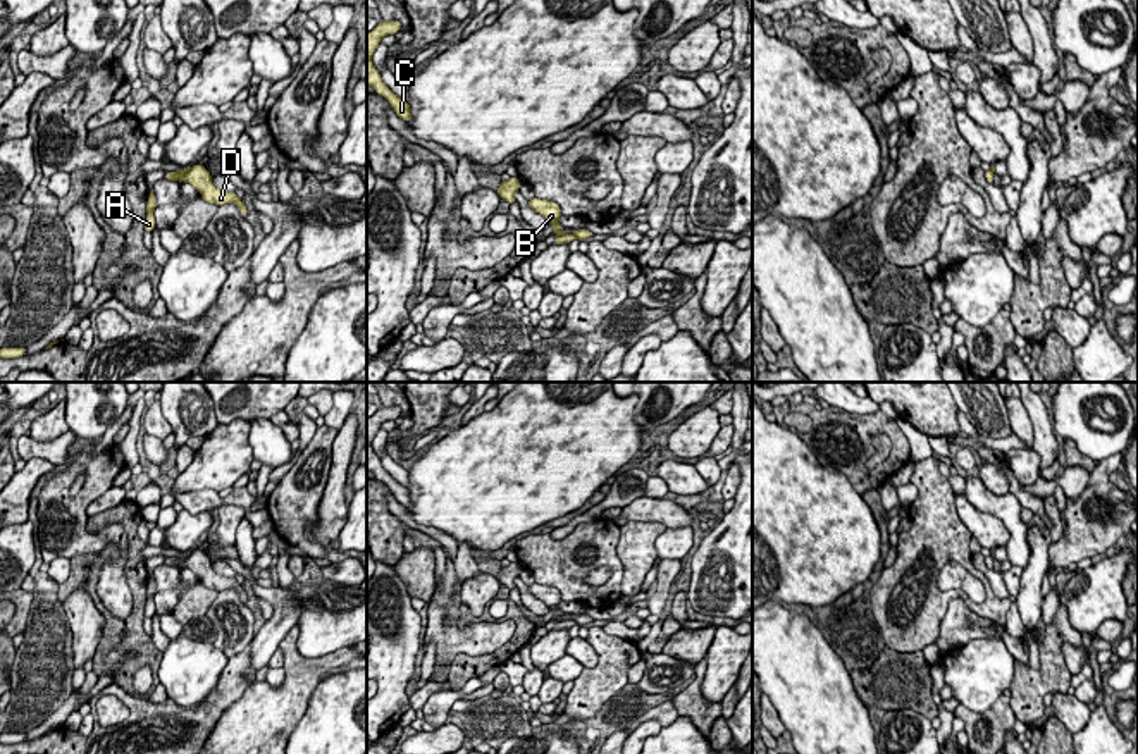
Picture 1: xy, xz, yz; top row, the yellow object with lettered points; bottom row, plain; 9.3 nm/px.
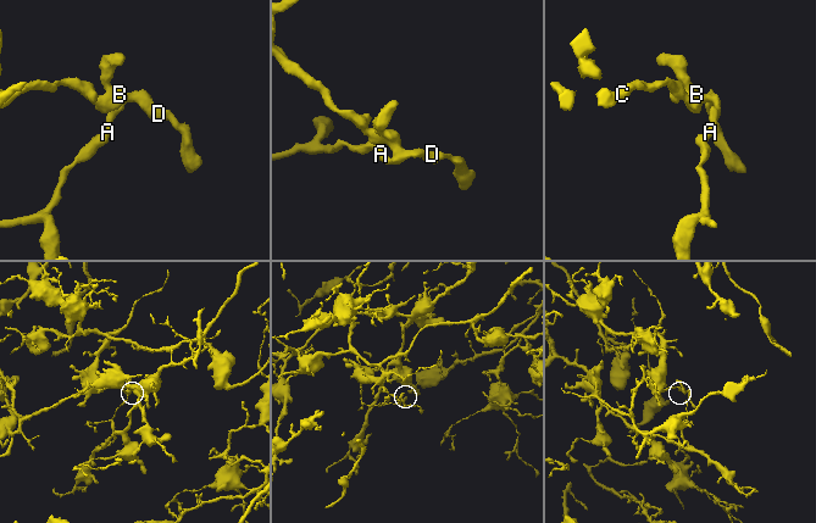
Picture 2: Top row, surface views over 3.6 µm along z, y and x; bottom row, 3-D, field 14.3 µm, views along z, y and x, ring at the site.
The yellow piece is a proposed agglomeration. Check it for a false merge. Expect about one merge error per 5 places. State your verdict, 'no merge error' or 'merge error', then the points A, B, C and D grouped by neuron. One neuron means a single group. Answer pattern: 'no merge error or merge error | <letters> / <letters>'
merge error | A / B C D

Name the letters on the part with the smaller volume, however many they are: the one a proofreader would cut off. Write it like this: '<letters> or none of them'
A

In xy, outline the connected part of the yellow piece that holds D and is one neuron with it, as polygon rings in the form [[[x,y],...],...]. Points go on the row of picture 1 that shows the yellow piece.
[[[200,164],[193,165],[191,170],[184,176],[179,176],[174,170],[165,172],[165,179],[177,181],[177,182],[182,182],[182,181],[189,182],[193,188],[196,188],[200,191],[201,198],[208,203],[215,203],[219,207],[222,207],[226,203],[236,203],[241,215],[248,217],[248,208],[243,203],[243,200],[236,193],[222,191],[222,189],[215,188],[212,182],[210,172]]]

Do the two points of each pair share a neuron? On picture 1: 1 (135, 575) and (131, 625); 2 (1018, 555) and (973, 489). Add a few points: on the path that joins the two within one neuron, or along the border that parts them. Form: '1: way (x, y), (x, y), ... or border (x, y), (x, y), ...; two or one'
1: way (138, 587), (136, 613); one
2: way (1018, 537), (1014, 524), (990, 503); one

